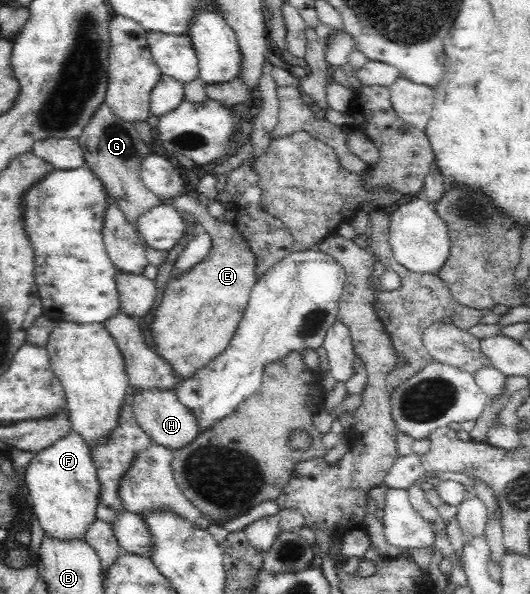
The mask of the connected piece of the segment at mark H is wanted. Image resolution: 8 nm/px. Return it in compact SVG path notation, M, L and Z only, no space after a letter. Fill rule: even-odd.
M132 387L129 388L129 394L132 399L131 405L134 420L151 442L175 451L192 442L196 435L200 433L197 432L194 417L188 409L182 406L174 390L138 389L138 387Z

